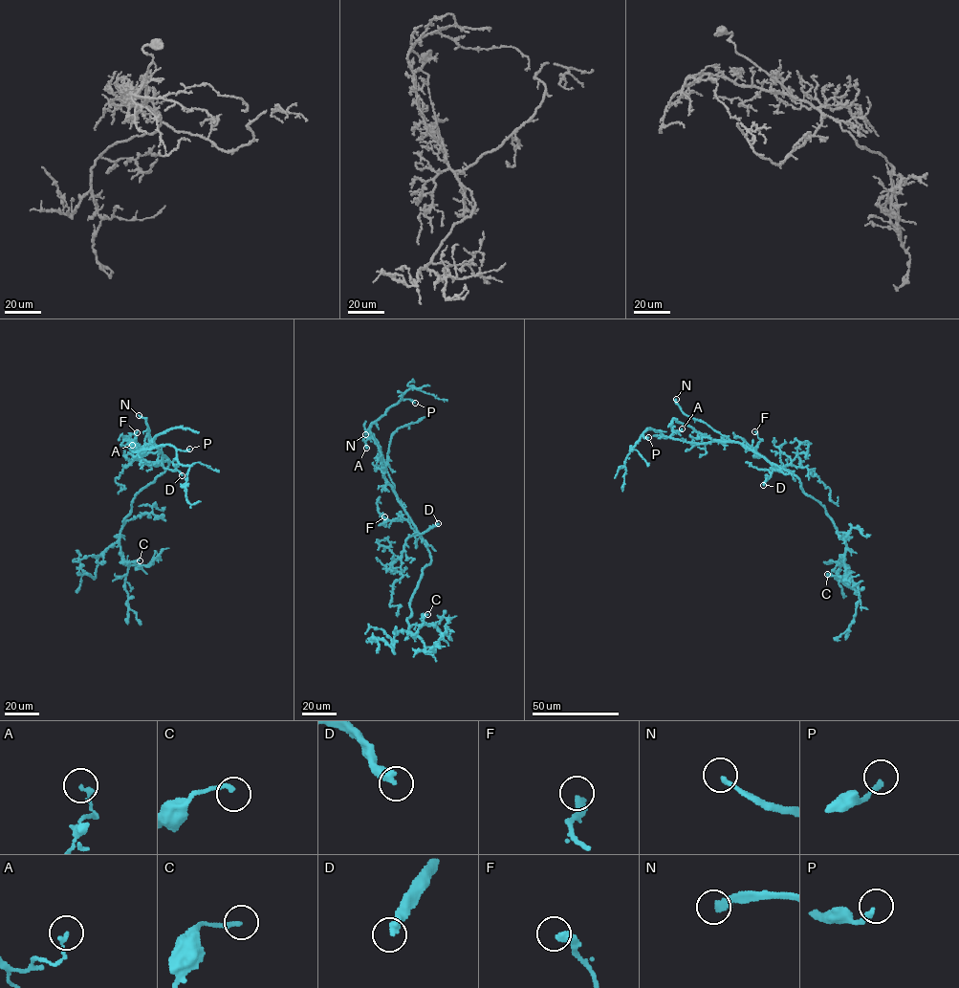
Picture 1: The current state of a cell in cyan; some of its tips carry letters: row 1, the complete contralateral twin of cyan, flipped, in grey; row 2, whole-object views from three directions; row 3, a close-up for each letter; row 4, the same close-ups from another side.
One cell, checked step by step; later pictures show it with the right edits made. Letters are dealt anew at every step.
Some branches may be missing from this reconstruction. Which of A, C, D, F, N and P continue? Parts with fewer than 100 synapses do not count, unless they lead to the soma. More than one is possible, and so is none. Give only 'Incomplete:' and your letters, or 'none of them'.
Incomplete: D, N

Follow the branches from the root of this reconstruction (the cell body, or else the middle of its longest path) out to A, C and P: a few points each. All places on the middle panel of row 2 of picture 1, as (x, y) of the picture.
A: (421, 537), (384, 477), (381, 451), (372, 437), (363, 437), (366, 448)
C: (421, 537), (431, 560), (423, 569), (409, 603), (408, 632), (417, 635), (427, 614)
P: (421, 537), (384, 477), (381, 451), (369, 427), (402, 400), (415, 403)

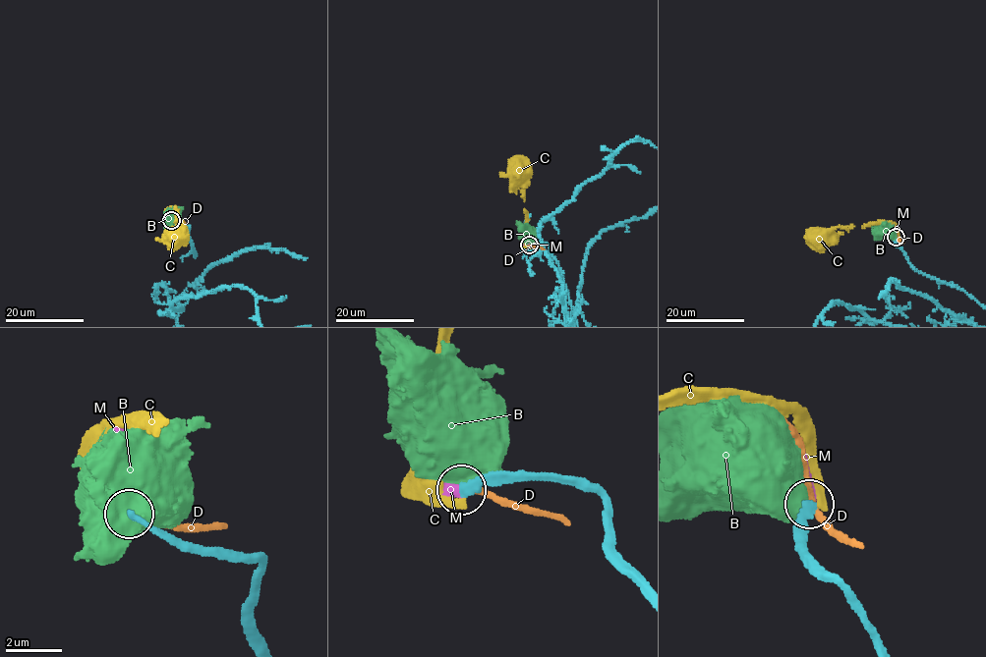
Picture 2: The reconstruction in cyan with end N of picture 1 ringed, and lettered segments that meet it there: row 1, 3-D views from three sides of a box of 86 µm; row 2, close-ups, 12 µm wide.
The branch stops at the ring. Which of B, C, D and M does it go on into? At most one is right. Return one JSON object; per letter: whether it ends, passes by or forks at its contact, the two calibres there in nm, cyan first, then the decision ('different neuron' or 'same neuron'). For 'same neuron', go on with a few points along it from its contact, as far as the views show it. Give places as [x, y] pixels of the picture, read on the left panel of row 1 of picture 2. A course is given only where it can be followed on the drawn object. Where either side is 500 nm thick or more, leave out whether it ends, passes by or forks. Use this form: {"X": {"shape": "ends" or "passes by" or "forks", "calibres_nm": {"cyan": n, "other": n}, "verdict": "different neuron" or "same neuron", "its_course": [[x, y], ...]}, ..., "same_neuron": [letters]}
{"B": {"calibres_nm": {"cyan": 300, "other": 850}, "verdict": "different neuron"}, "C": {"shape": "ends", "calibres_nm": {"cyan": 280, "other": 280}, "verdict": "different neuron"}, "D": {"shape": "passes by", "calibres_nm": {"cyan": 280, "other": 240}, "verdict": "different neuron"}, "M": {"shape": "ends", "calibres_nm": {"cyan": 280, "other": 320}, "verdict": "same neuron"}, "same_neuron": ["M"]}

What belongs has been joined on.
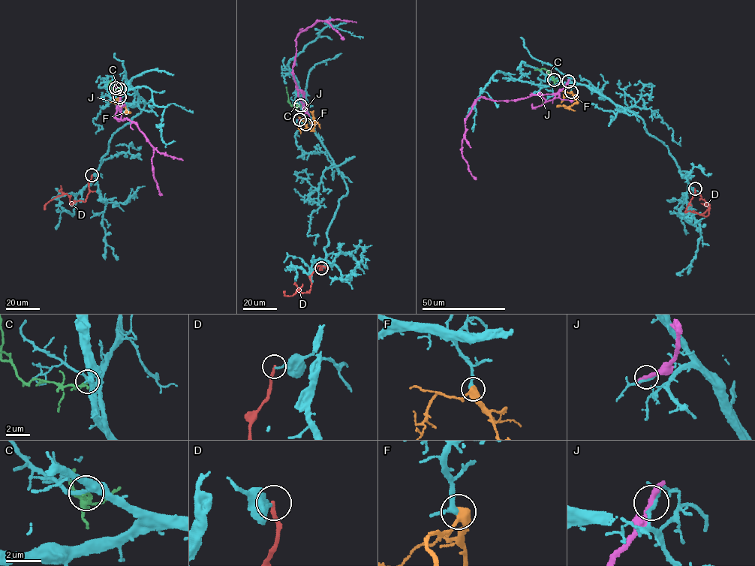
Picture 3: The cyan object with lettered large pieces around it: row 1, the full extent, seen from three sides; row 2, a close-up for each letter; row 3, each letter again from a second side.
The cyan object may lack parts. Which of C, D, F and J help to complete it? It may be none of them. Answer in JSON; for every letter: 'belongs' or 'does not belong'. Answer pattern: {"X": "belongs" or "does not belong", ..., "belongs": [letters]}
{"C": "does not belong", "D": "does not belong", "F": "belongs", "J": "does not belong", "belongs": ["F"]}

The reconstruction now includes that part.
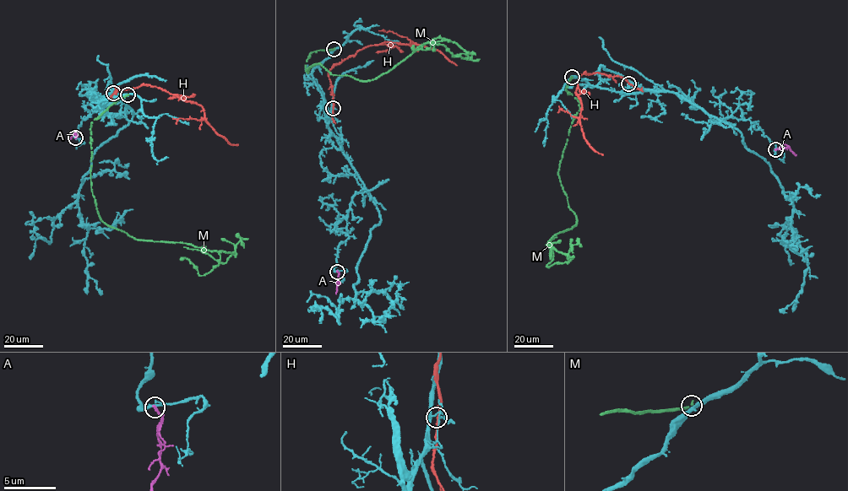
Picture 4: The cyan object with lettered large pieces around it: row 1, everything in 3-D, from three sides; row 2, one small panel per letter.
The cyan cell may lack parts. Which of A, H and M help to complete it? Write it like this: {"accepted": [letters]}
{"accepted": []}

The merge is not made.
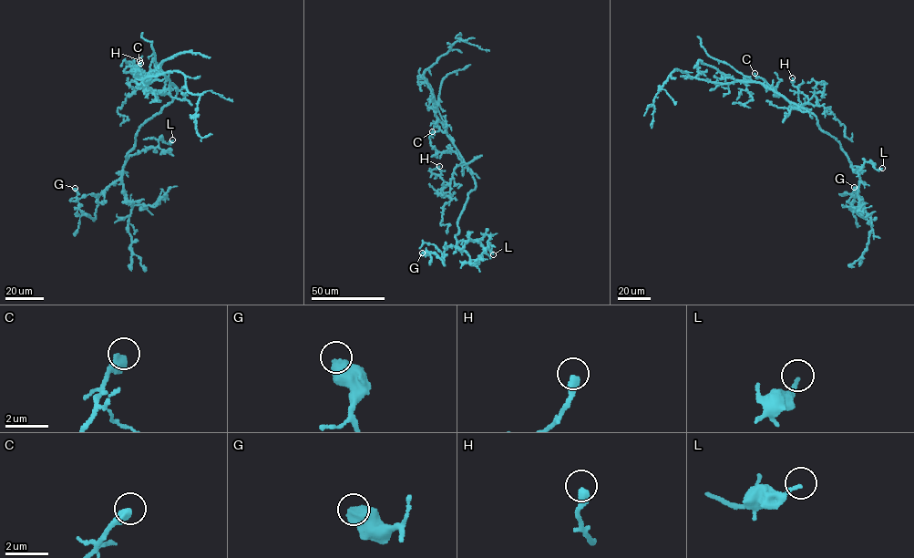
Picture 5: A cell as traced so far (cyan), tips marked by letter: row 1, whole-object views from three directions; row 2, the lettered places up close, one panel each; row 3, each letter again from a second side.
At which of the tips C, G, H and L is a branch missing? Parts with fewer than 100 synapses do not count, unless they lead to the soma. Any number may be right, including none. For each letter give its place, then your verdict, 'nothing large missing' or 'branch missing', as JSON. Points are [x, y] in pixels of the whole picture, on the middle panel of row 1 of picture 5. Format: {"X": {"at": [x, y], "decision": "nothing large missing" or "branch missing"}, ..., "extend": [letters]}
{"C": {"at": [432, 131], "decision": "nothing large missing"}, "G": {"at": [422, 253], "decision": "nothing large missing"}, "H": {"at": [439, 166], "decision": "nothing large missing"}, "L": {"at": [493, 254], "decision": "nothing large missing"}, "extend": []}

